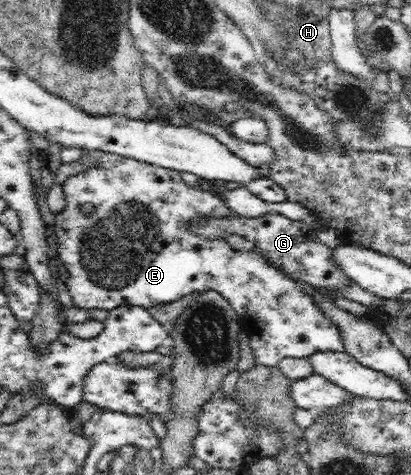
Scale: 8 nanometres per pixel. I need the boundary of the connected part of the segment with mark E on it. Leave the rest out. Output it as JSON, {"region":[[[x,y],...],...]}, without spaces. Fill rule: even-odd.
{"region":[[[97,150],[85,151],[85,155],[78,161],[84,166],[84,171],[76,175],[70,176],[64,183],[64,194],[66,194],[66,207],[62,209],[60,213],[56,213],[56,224],[54,225],[54,232],[57,236],[57,252],[58,257],[64,263],[69,276],[67,278],[66,285],[69,289],[69,294],[73,300],[75,307],[85,310],[91,309],[106,309],[111,311],[120,305],[138,305],[146,309],[150,309],[153,305],[160,305],[160,303],[170,303],[170,301],[176,301],[195,292],[205,292],[208,290],[214,290],[221,293],[229,302],[230,305],[236,310],[239,315],[239,324],[241,329],[244,330],[250,339],[250,345],[252,347],[252,353],[256,364],[273,367],[279,366],[280,361],[288,357],[310,357],[313,353],[321,351],[344,351],[344,342],[342,342],[342,334],[338,330],[338,326],[330,320],[330,317],[324,316],[324,312],[314,304],[314,300],[298,286],[298,282],[290,276],[286,276],[284,272],[280,272],[278,268],[272,264],[266,262],[262,255],[258,254],[256,250],[252,248],[246,248],[242,252],[235,250],[224,239],[206,239],[200,237],[194,232],[188,231],[190,227],[190,221],[197,219],[199,223],[202,223],[204,219],[224,219],[231,213],[231,209],[225,204],[225,201],[221,198],[220,194],[210,188],[200,184],[194,186],[187,185],[180,176],[180,172],[175,169],[166,169],[157,167],[145,163],[144,161],[136,161],[128,157],[114,155],[114,153],[106,153]],[[84,203],[92,203],[93,212],[87,216],[82,215],[80,207]]]}

